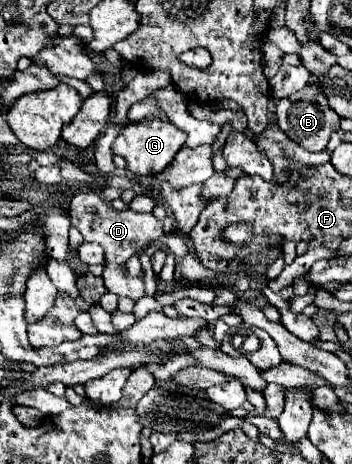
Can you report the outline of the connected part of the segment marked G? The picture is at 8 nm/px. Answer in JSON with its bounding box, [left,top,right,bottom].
[112,119,186,177]

